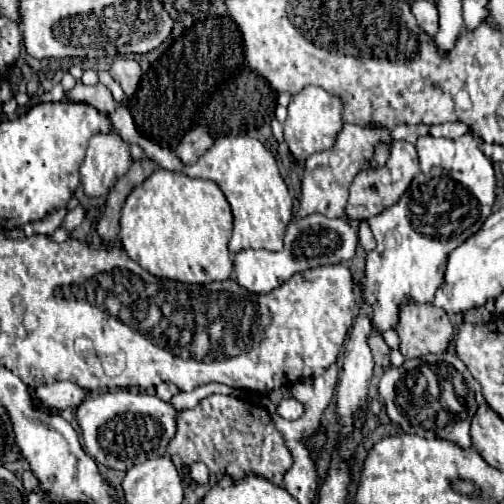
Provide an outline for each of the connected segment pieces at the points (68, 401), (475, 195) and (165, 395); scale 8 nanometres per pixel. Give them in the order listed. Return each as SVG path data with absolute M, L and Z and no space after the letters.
M55 381L53 385L41 385L35 389L35 399L41 409L63 411L67 407L77 407L89 395L87 389L73 381Z
M471 133L459 139L443 139L443 137L437 139L425 135L417 139L415 149L419 155L425 183L419 187L419 191L407 191L397 205L369 219L369 227L375 235L377 247L367 255L367 265L359 279L359 287L365 301L373 305L373 321L381 331L393 329L397 325L397 305L405 297L409 297L415 303L433 301L433 295L445 277L445 261L449 253L479 231L483 221L491 215L495 201L493 163L479 149L479 141Z
M162 383L156 387L156 396L165 402L170 401L173 395L179 392L180 390L173 383Z

